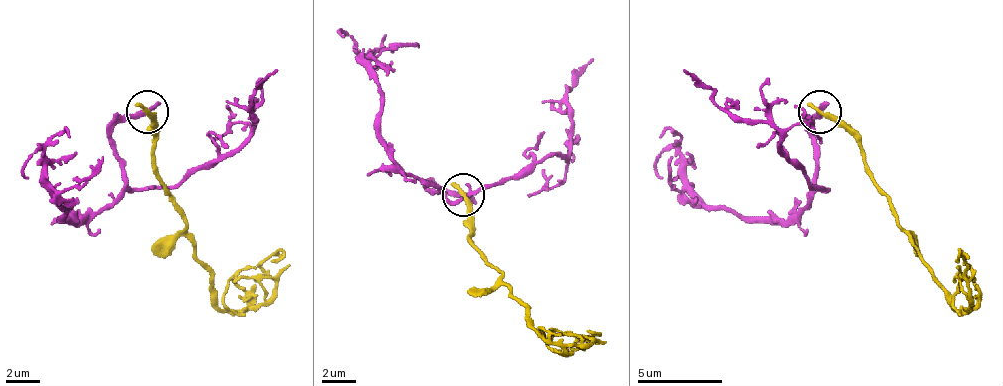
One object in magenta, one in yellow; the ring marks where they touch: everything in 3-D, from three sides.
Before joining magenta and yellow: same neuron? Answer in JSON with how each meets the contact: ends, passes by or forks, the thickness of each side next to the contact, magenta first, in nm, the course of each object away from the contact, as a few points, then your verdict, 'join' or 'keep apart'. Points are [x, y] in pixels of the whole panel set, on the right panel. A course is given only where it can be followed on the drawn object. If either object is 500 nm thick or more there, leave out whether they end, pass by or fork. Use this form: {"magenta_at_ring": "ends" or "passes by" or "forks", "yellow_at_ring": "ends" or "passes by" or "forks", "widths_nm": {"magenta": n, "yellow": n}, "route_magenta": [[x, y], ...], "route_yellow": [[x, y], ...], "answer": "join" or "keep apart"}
{"magenta_at_ring": "ends", "yellow_at_ring": "ends", "widths_nm": {"magenta": 360, "yellow": 320}, "route_magenta": [[819, 111], [810, 128], [814, 179], [827, 187], [814, 187], [767, 123], [738, 123], [682, 68]], "route_yellow": [[819, 111], [857, 140], [865, 174], [938, 285], [951, 298], [959, 268], [959, 251]], "answer": "keep apart"}

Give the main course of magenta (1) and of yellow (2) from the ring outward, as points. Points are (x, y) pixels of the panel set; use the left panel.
1: (146, 111), (112, 128), (120, 179), (137, 187), (171, 187), (227, 157), (252, 132), (252, 98), (278, 68)
2: (146, 111), (154, 140), (154, 174), (210, 285), (223, 298), (244, 268), (286, 251)

